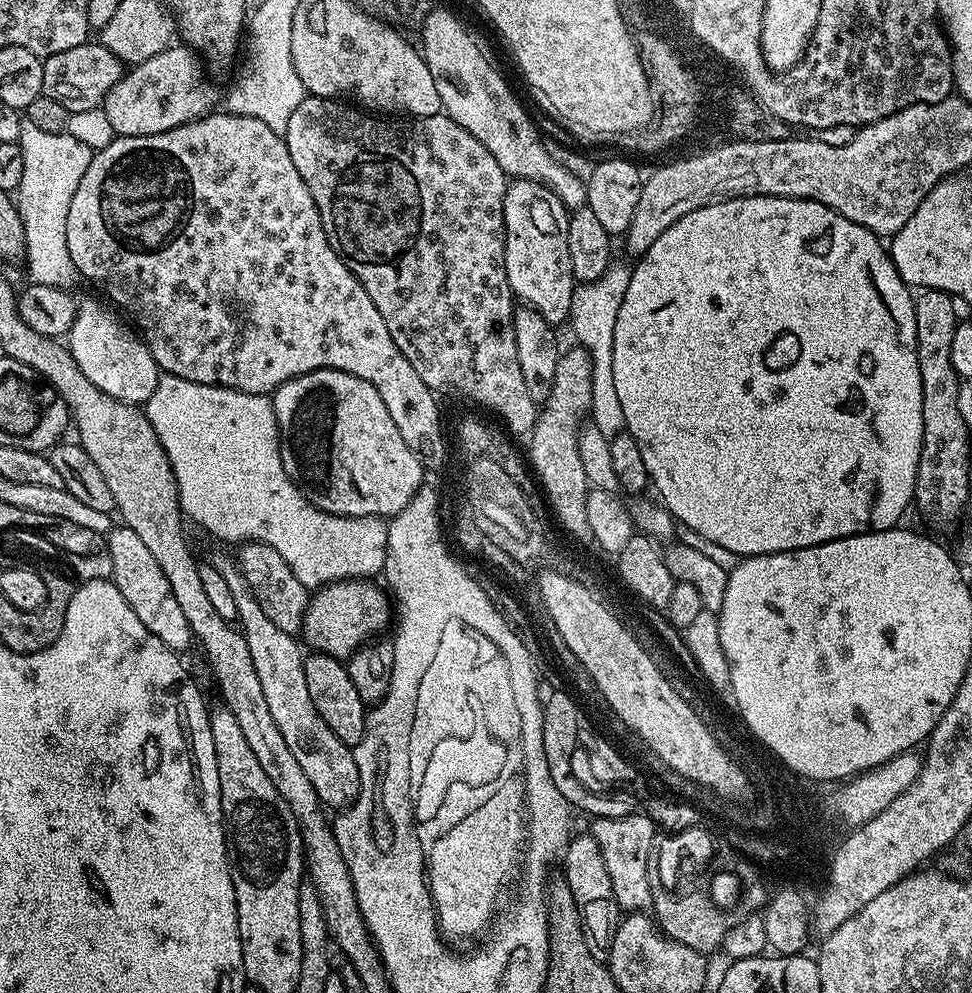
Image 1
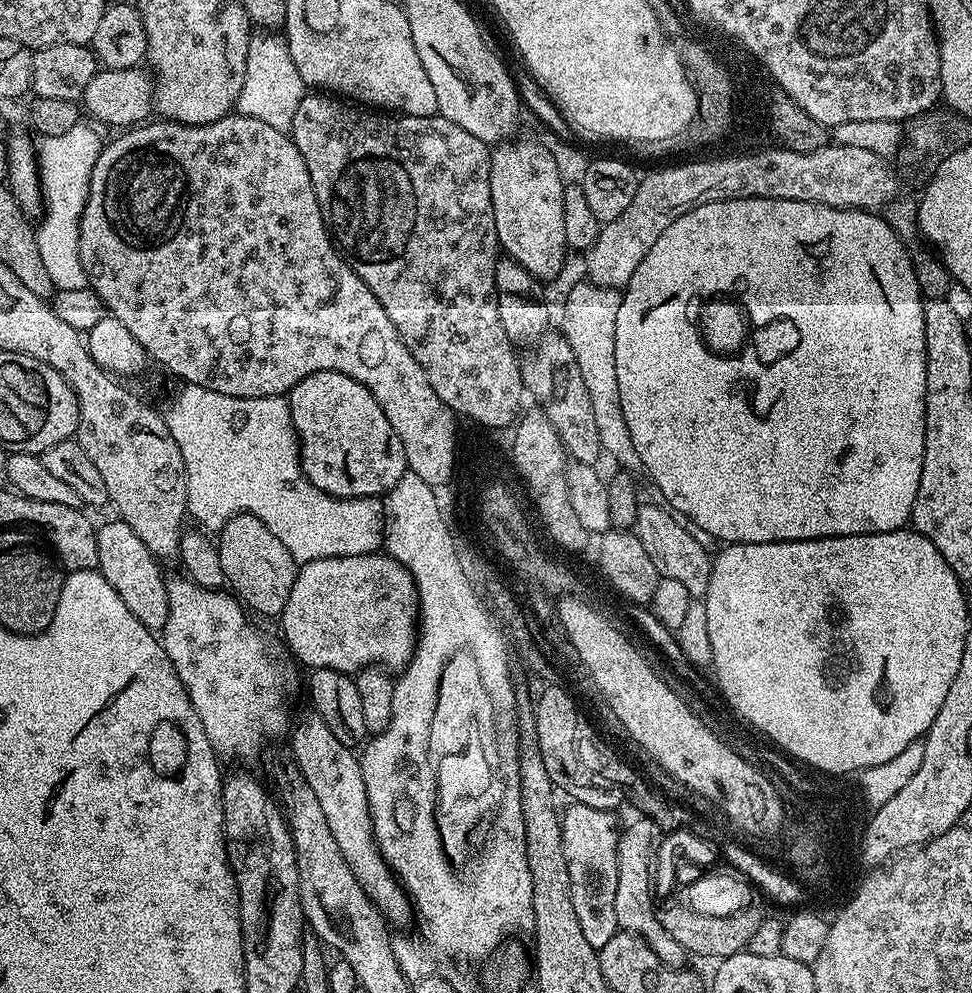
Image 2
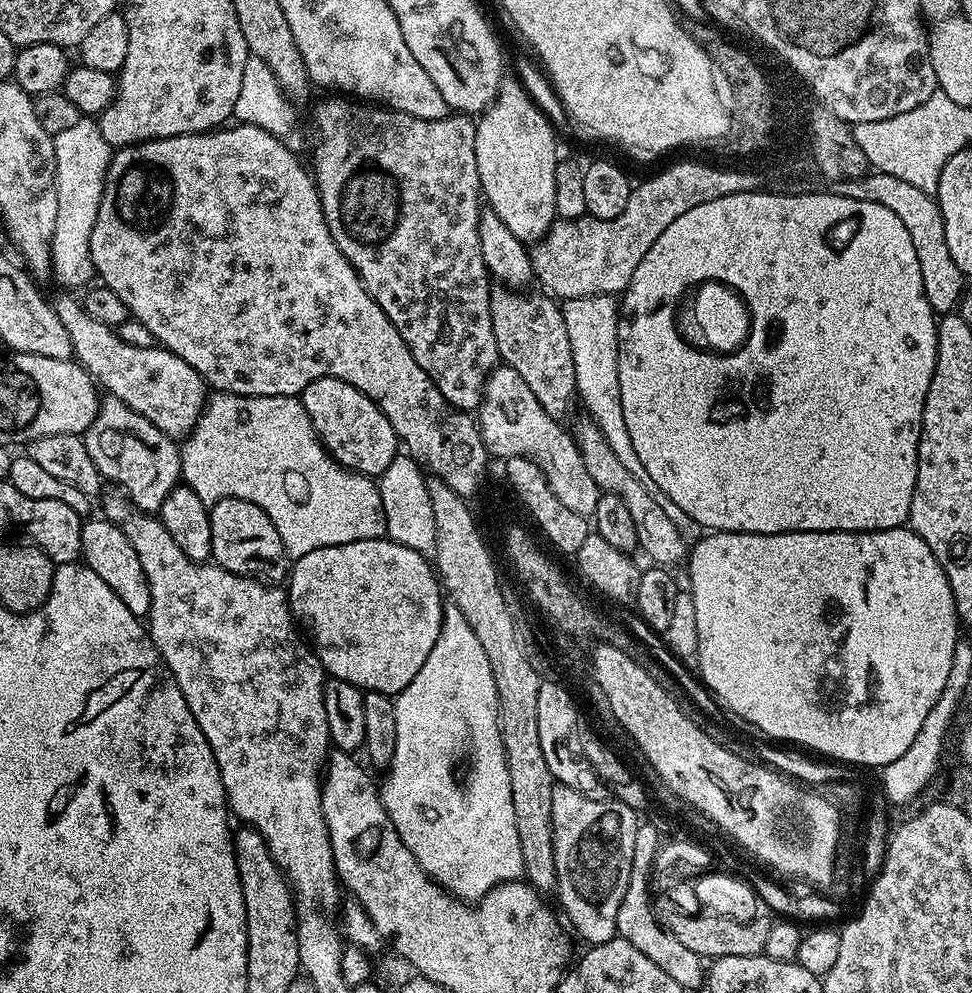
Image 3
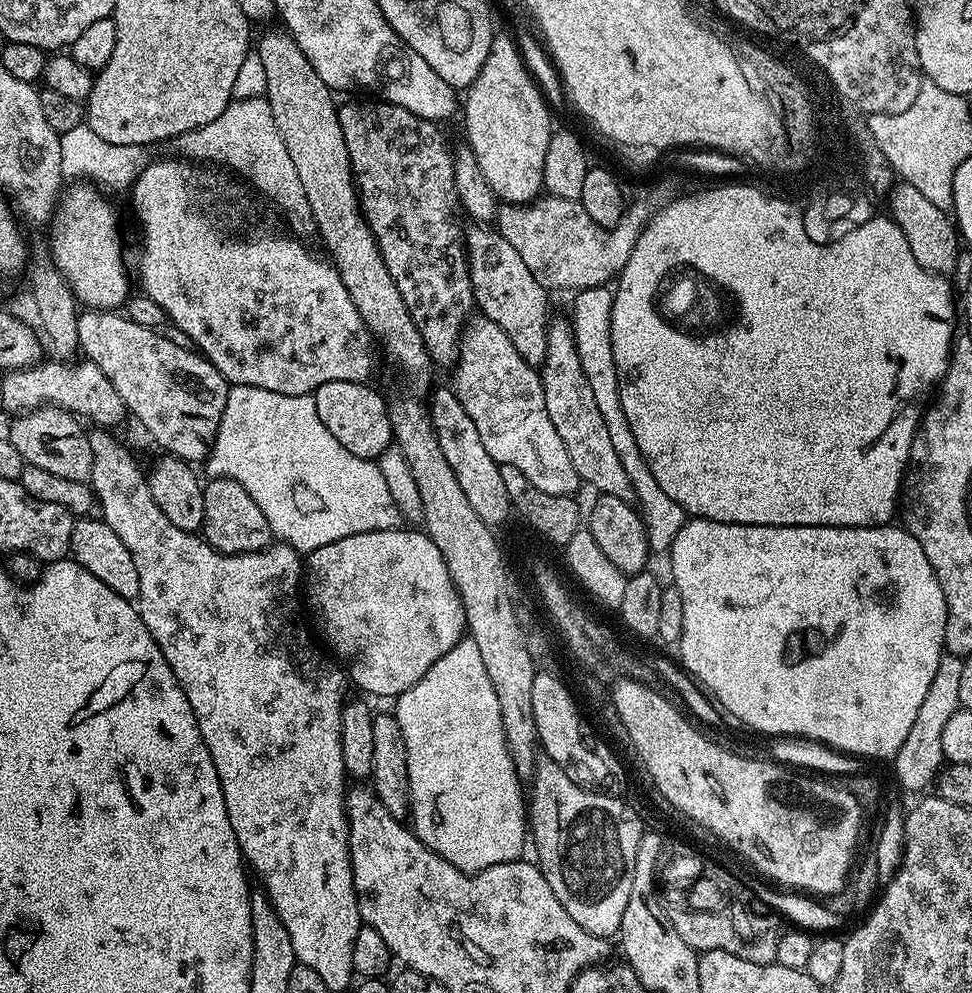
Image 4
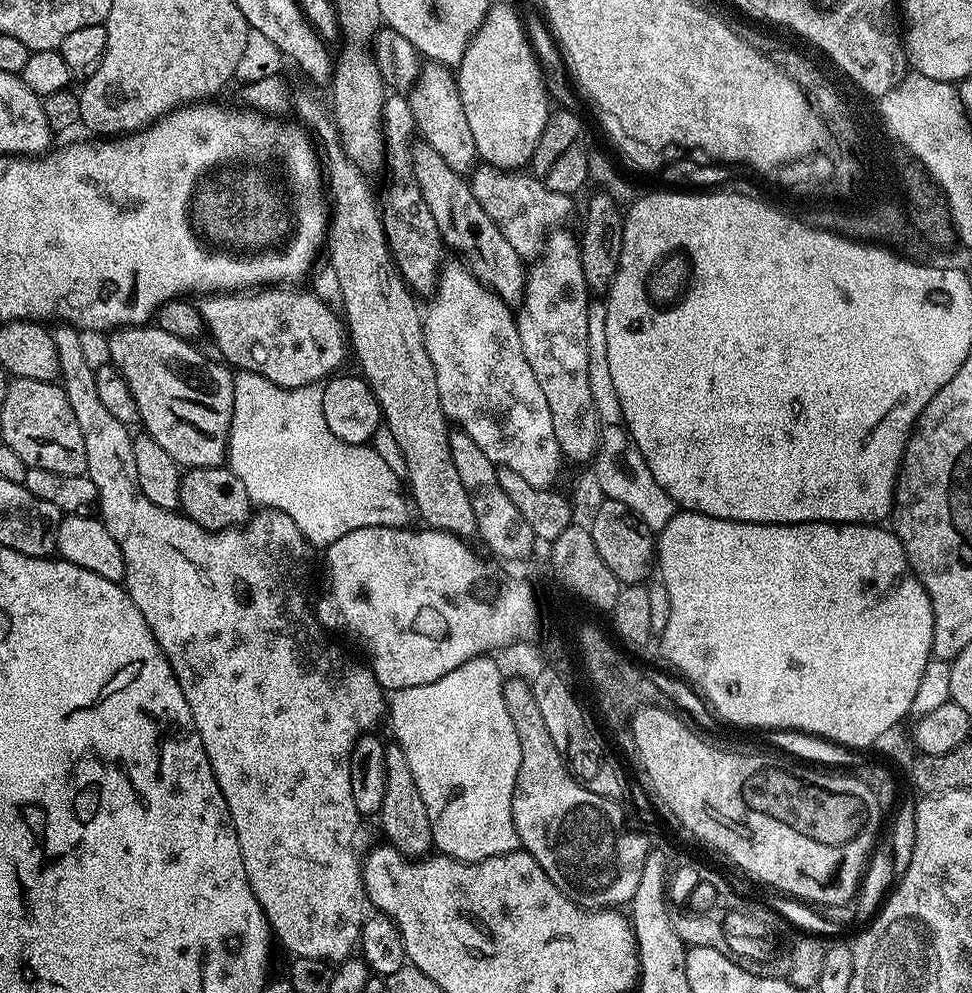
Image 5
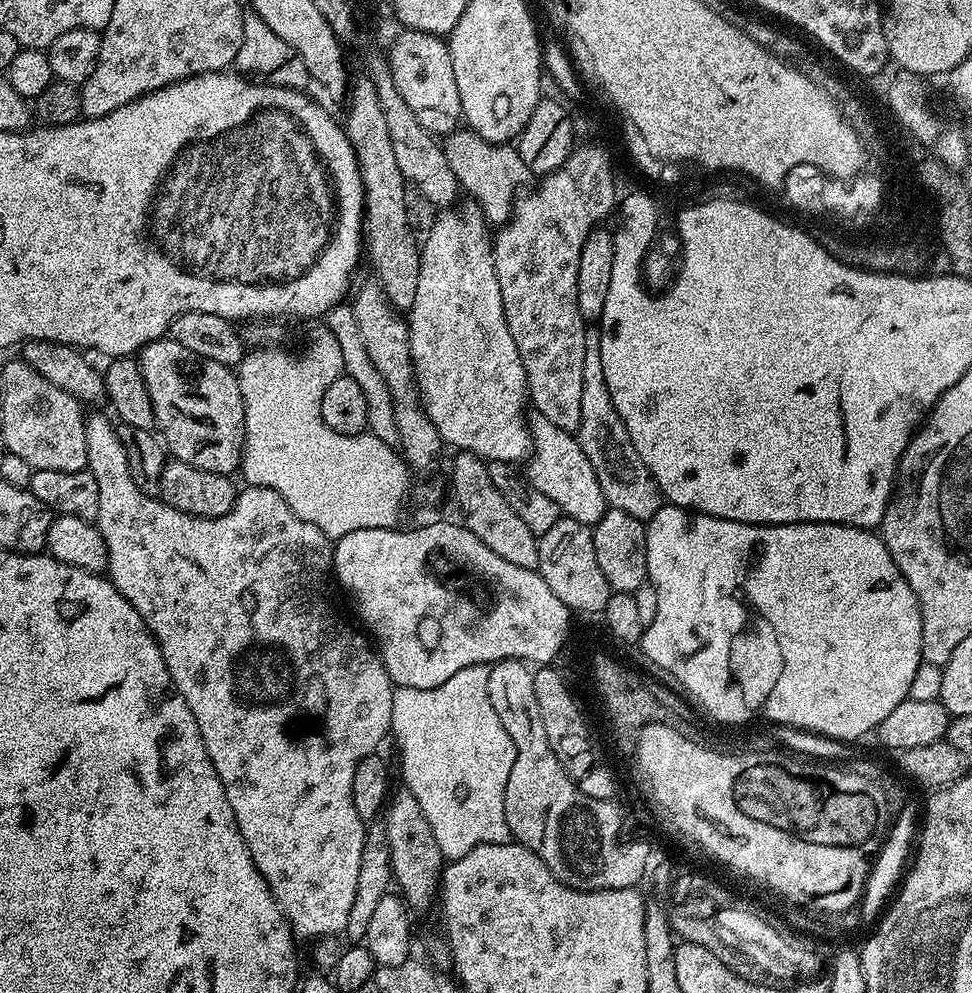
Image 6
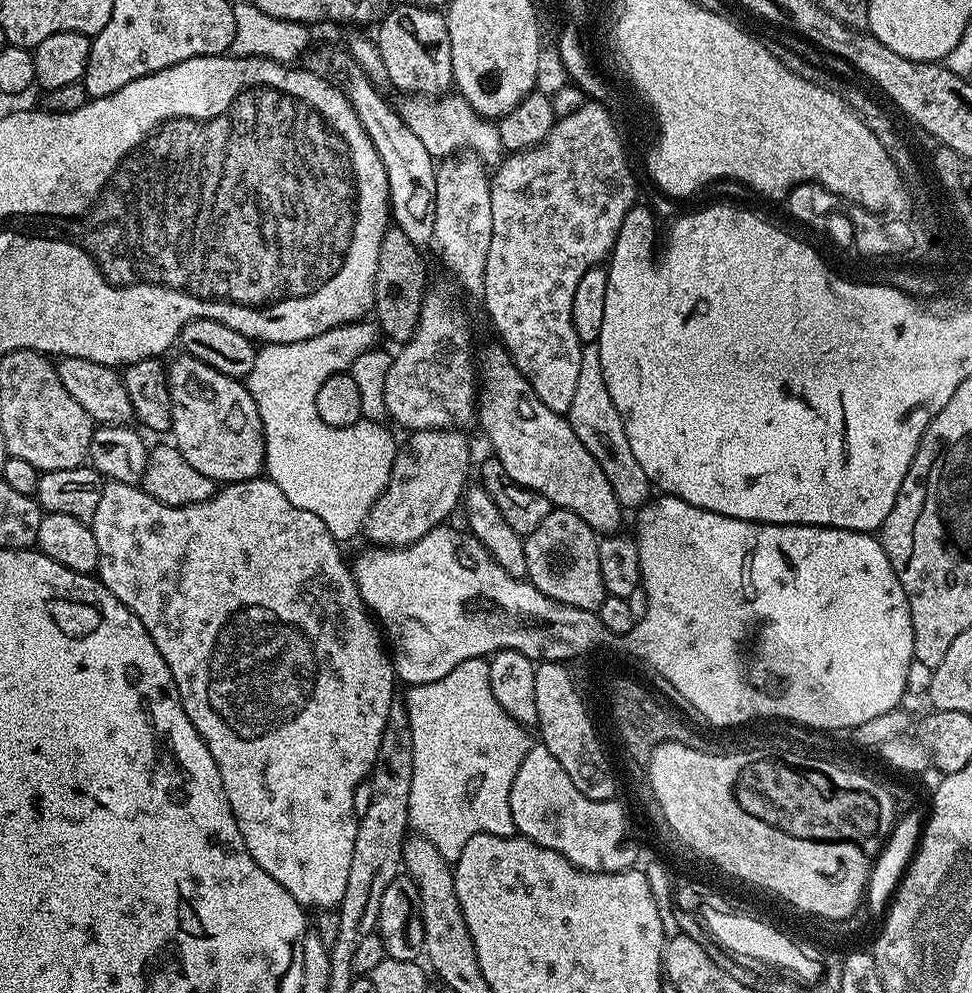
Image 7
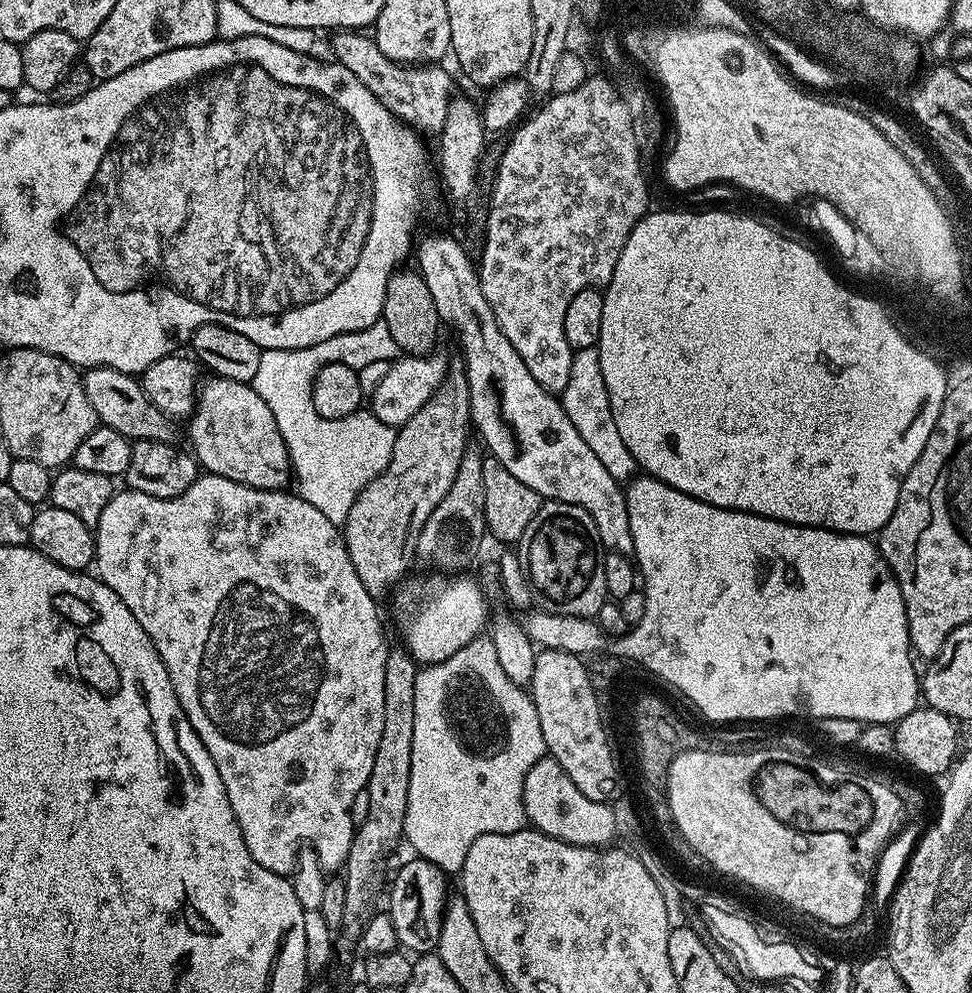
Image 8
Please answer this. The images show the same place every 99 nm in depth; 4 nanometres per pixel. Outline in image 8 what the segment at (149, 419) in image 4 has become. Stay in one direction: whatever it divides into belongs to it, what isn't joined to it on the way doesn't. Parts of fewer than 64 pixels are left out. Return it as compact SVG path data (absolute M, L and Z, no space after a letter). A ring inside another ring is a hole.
M208 379L195 397L190 412L192 421L188 424L190 451L197 465L205 473L225 476L251 488L271 492L287 489L293 479L292 463L270 406L258 398L251 384Z

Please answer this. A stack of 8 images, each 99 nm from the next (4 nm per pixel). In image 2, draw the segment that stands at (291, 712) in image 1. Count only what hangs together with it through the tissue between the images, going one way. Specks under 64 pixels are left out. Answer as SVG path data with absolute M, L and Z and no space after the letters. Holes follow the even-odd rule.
M315 714L302 717L297 724L295 721L291 736L294 763L306 782L310 782L310 790L314 790L314 795L318 797L322 814L338 842L338 850L342 850L342 858L346 858L346 866L354 870L354 878L358 878L362 890L366 890L389 925L404 924L408 919L413 919L411 899L404 885L396 879L395 872L384 861L372 834L372 815L366 782L362 782L359 755L349 745L338 742L338 738L330 734L326 722L322 722L322 718Z

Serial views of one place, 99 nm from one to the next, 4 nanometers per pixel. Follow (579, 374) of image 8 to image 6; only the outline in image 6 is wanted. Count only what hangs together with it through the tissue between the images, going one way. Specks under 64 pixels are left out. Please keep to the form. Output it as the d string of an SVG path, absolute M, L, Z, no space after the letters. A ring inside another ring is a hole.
M596 330L586 331L586 358L582 362L582 418L578 439L586 458L590 458L590 466L594 466L594 474L598 474L598 486L602 486L602 494L609 508L626 510L626 514L645 522L654 514L658 514L658 510L662 507L660 487L654 482L650 470L646 470L646 462L638 458L638 450L634 450L634 442L630 442L630 434L626 434L626 426L622 418L618 418L618 410L614 410L614 402L610 402L606 374L602 374L600 334Z

